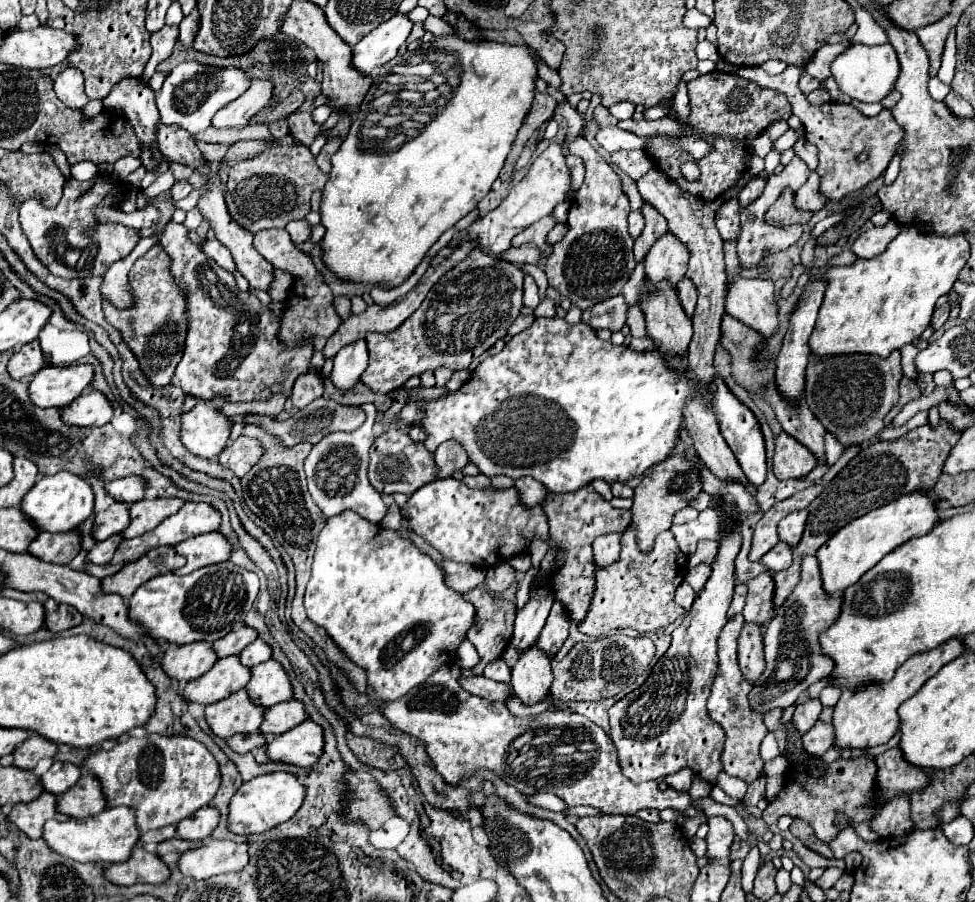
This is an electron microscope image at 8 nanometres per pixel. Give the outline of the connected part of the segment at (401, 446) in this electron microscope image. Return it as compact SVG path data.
M389 429L381 433L375 439L369 455L371 455L369 481L381 495L393 495L393 493L411 495L419 487L439 479L439 467L435 463L433 453L423 443L415 443L403 429Z

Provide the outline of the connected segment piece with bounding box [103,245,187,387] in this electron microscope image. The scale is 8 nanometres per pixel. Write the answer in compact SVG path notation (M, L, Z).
M161 245L151 247L135 261L129 271L129 289L133 291L133 307L129 307L129 311L117 311L111 303L103 303L105 319L123 333L125 343L137 355L141 371L149 381L155 387L165 387L171 383L175 367L183 355L187 317L183 295L169 275L169 259Z

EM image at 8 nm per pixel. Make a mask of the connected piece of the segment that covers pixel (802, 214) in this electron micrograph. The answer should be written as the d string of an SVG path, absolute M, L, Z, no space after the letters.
M785 189L781 193L781 197L773 203L773 207L767 211L765 219L767 223L773 223L773 225L793 225L793 223L807 223L813 213L809 211L797 211L797 207L793 207L793 191Z

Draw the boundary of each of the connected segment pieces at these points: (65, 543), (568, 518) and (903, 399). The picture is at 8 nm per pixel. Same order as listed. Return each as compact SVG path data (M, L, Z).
M77 529L57 535L49 535L47 531L43 531L29 545L31 555L59 565L67 565L77 555L77 551L81 551L81 533Z
M585 485L573 493L549 493L543 501L543 509L549 517L549 533L551 543L565 547L567 559L561 565L561 569L555 573L553 589L555 597L567 607L571 613L571 619L575 623L581 623L589 611L589 603L593 599L595 591L595 563L593 563L593 551L591 543L595 537L611 533L611 531L625 531L631 523L631 511L627 509L615 509L609 501L605 501L591 485Z
M903 377L903 379L901 379L901 385L899 385L899 401L897 401L897 405L893 407L893 411L889 411L889 413L885 415L885 423L889 425L889 423L893 421L893 417L903 409L903 405L905 405L905 403L915 401L915 399L919 399L919 397L921 397L921 393L919 393L917 383L915 383L913 379Z

